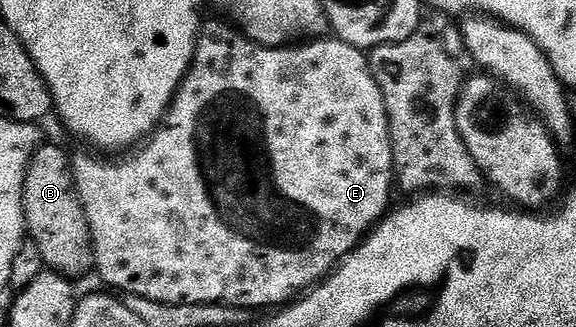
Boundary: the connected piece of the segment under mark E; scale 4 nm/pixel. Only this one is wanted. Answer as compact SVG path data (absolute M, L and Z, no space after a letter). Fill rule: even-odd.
M204 21L200 25L191 66L175 99L163 115L163 121L156 126L149 141L131 152L136 154L123 156L128 158L120 162L106 162L103 156L90 158L87 154L74 155L71 158L71 175L91 229L91 243L95 249L94 269L97 274L99 270L103 277L107 285L104 287L115 292L123 290L124 295L141 296L145 300L157 300L157 304L170 306L209 304L233 306L240 311L259 310L262 306L279 308L300 297L312 286L319 285L338 263L359 247L359 243L388 213L392 205L391 186L393 190L395 176L391 121L381 96L381 88L377 88L377 80L373 80L371 63L364 51L334 36L311 40L306 44L262 46L246 38L226 21L218 21Z

